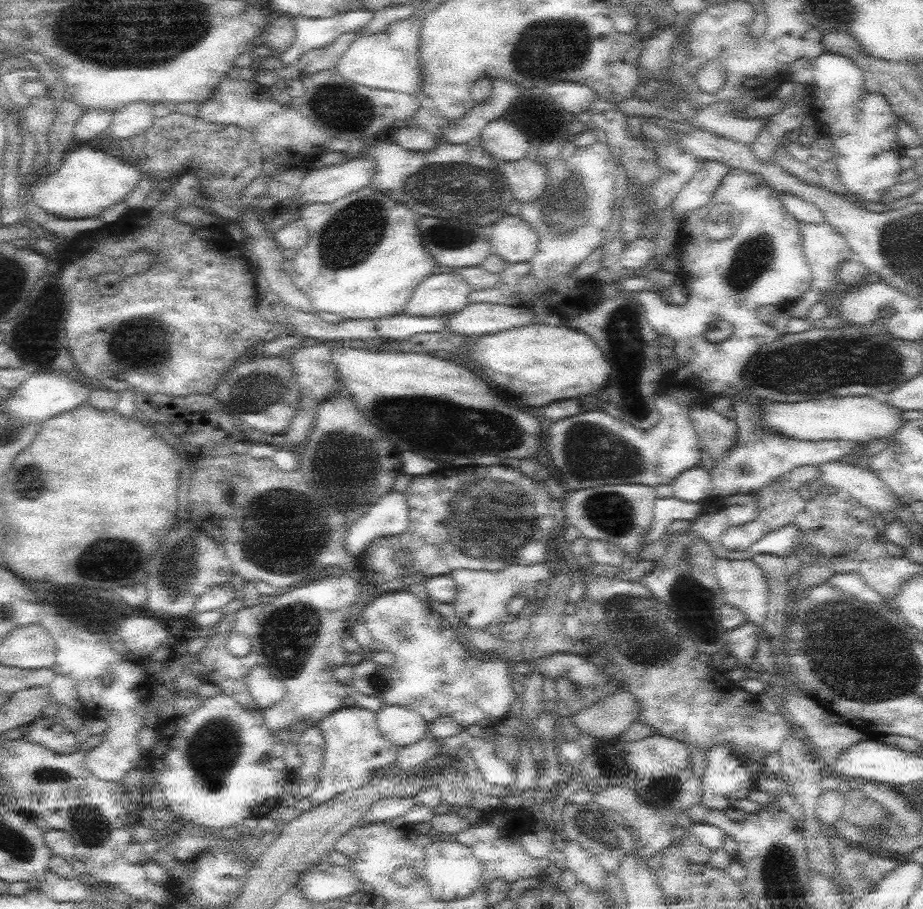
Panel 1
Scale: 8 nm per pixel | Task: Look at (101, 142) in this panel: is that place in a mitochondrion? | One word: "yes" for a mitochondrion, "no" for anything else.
no

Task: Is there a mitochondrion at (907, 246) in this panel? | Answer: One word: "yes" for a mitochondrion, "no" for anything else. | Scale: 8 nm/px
yes

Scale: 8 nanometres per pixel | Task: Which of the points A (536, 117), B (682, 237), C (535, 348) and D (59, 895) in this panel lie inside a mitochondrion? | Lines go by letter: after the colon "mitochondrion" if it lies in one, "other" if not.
A: other
B: other
C: other
D: other

